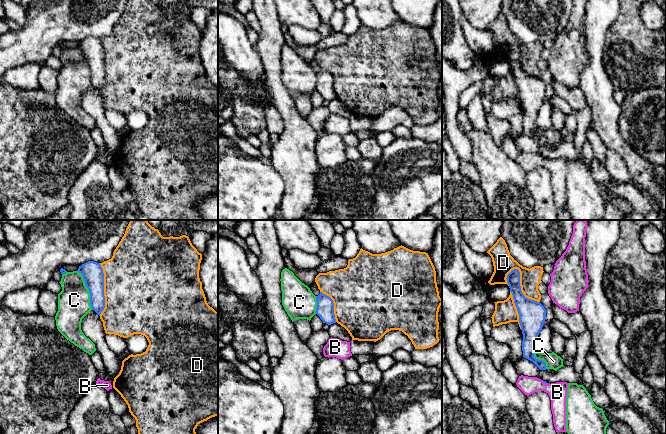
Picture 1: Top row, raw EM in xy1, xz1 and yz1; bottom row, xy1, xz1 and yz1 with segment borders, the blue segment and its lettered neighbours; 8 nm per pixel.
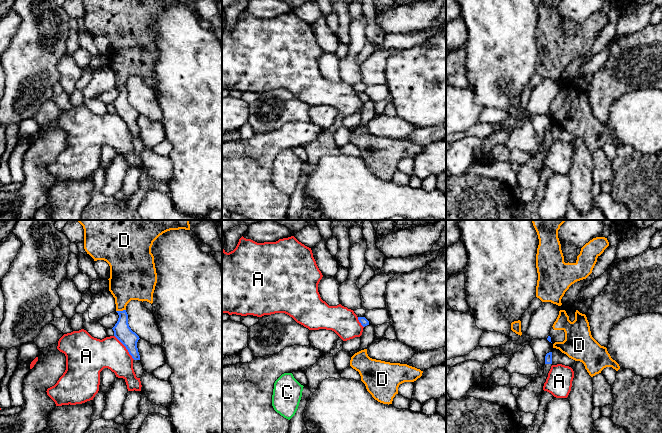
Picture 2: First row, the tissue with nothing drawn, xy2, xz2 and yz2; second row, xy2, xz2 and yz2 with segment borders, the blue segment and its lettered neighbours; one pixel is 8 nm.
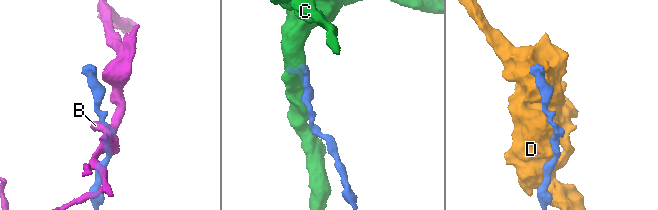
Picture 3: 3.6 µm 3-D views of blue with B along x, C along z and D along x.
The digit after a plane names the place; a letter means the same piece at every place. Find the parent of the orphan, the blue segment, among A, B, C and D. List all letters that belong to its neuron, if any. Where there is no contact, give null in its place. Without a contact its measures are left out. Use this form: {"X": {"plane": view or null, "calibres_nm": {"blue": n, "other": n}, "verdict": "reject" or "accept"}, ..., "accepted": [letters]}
{"A": {"plane": "xy2", "calibres_nm": {"blue": 140, "other": 260}, "verdict": "reject"}, "B": {"plane": "yz1", "calibres_nm": {"blue": 20, "other": 150}, "verdict": "reject"}, "C": {"plane": "xy1", "calibres_nm": {"blue": 170, "other": 260}, "verdict": "reject"}, "D": {"plane": "yz1", "calibres_nm": {"blue": 220, "other": 170}, "verdict": "reject"}, "accepted": []}

